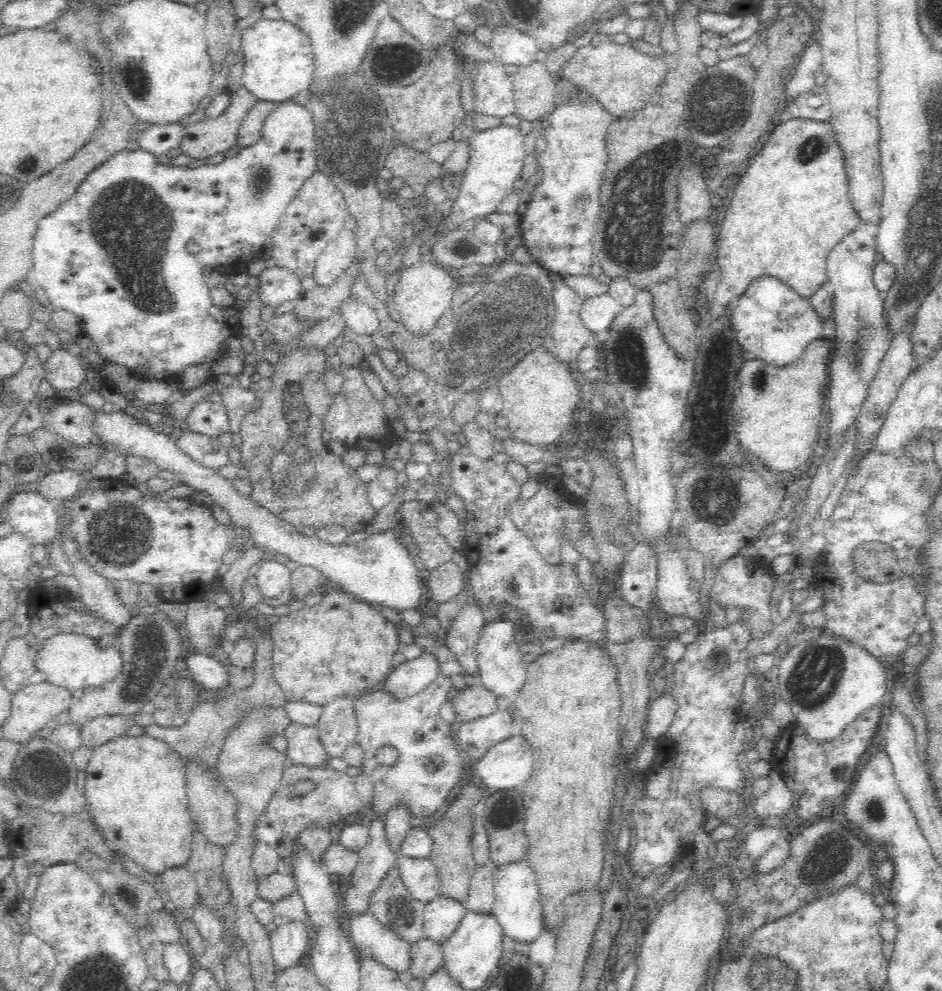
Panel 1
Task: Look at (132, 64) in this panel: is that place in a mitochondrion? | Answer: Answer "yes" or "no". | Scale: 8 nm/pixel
yes

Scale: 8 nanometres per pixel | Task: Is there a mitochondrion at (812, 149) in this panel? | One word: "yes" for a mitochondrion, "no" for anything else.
yes

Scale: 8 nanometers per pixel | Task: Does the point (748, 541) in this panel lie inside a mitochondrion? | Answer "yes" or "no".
no

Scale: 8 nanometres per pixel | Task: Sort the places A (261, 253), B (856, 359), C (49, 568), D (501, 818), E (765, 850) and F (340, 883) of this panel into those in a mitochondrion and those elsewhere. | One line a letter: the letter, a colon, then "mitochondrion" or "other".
A: other
B: mitochondrion
C: other
D: other
E: other
F: other

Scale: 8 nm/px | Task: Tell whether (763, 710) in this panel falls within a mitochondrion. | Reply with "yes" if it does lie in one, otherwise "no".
no

